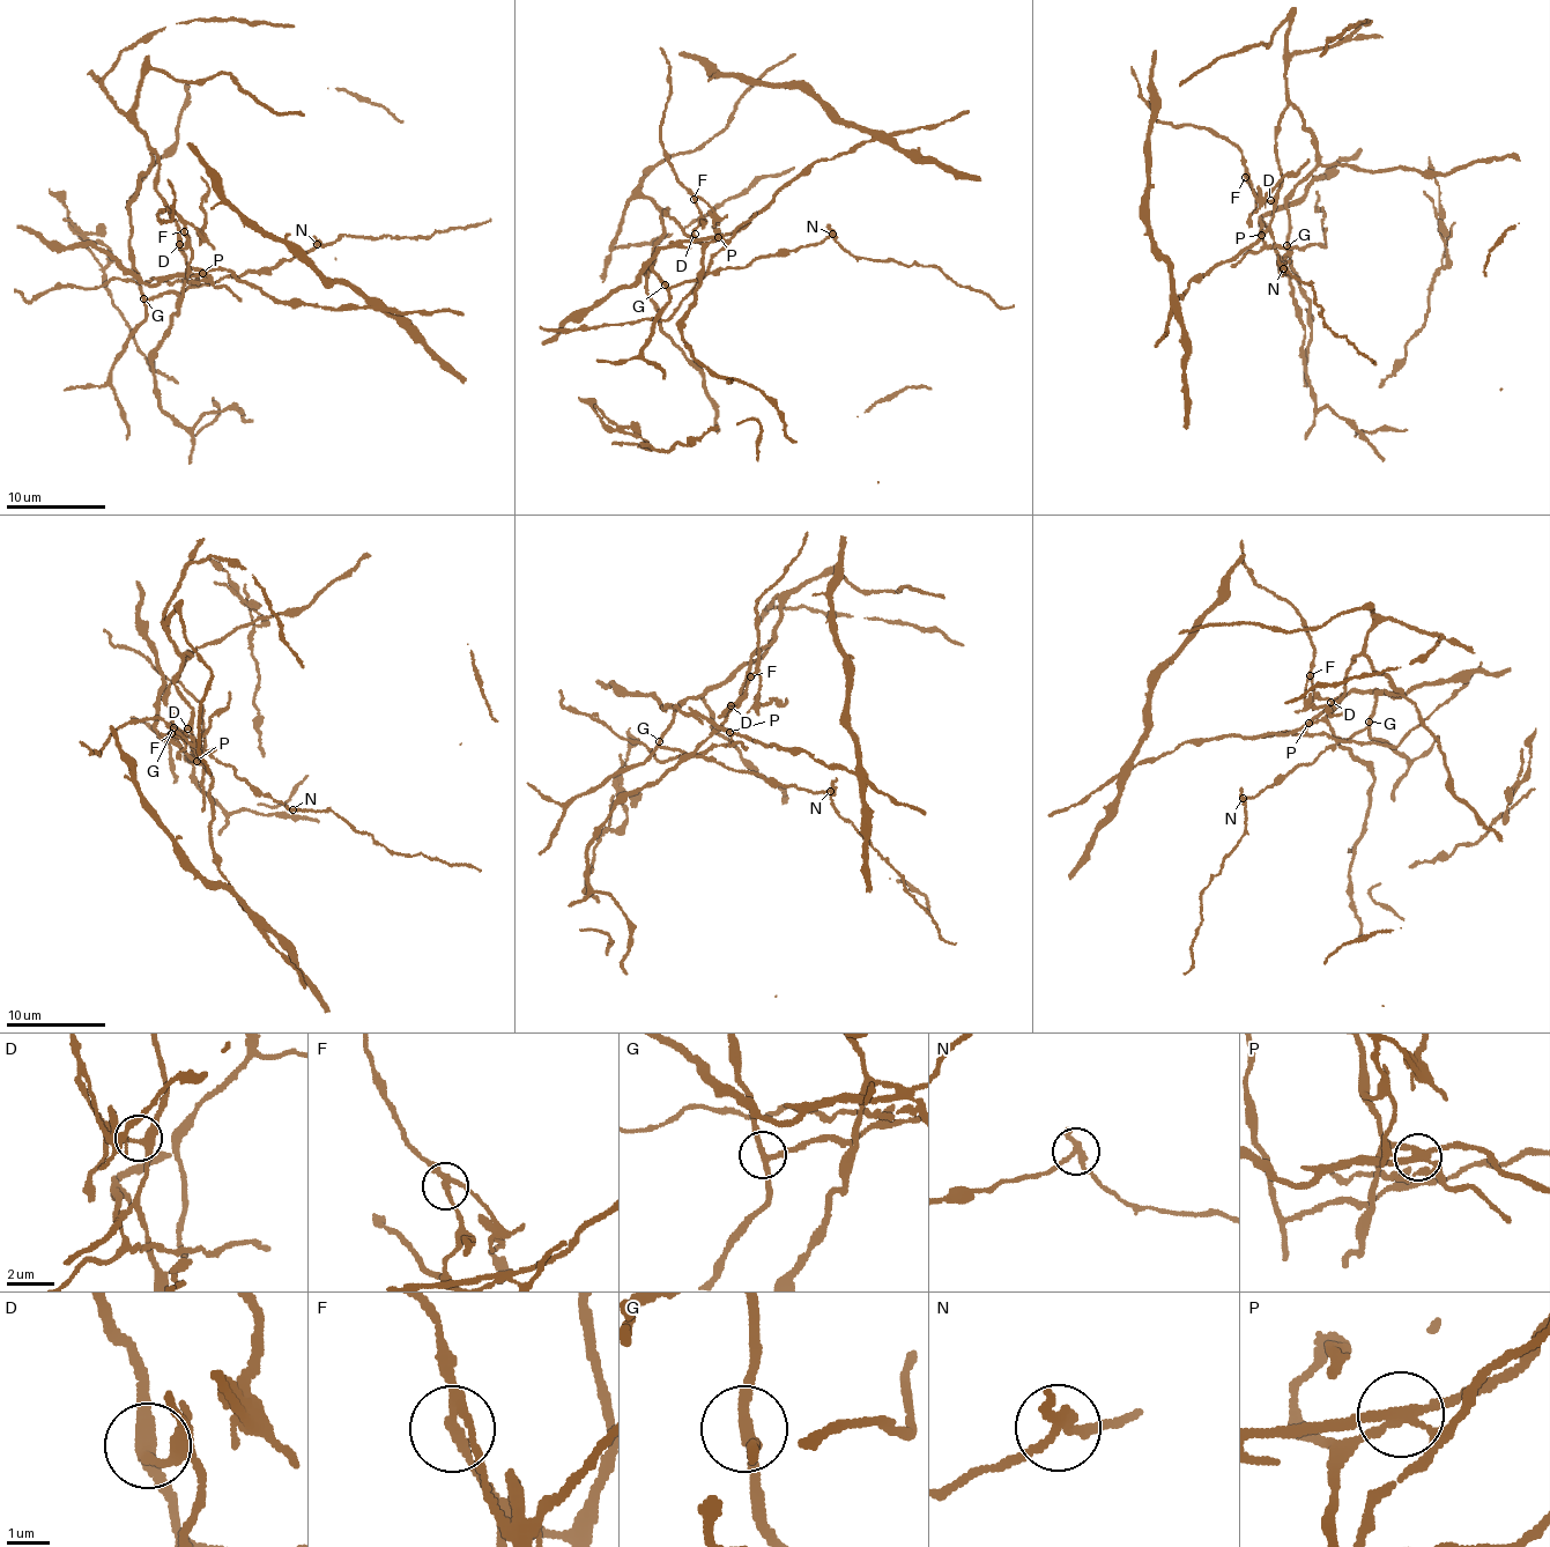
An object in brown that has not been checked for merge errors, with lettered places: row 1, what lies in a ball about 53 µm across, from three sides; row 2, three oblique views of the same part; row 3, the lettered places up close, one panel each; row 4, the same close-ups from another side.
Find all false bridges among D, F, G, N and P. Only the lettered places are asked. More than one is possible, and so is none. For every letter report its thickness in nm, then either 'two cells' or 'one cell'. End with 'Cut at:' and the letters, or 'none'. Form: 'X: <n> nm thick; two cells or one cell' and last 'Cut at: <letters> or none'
D: 300 nm thick; one cell
F: 160 nm thick; two cells
G: 200 nm thick; one cell
N: 220 nm thick; two cells
P: 260 nm thick; two cells
Cut at: F, N, P

